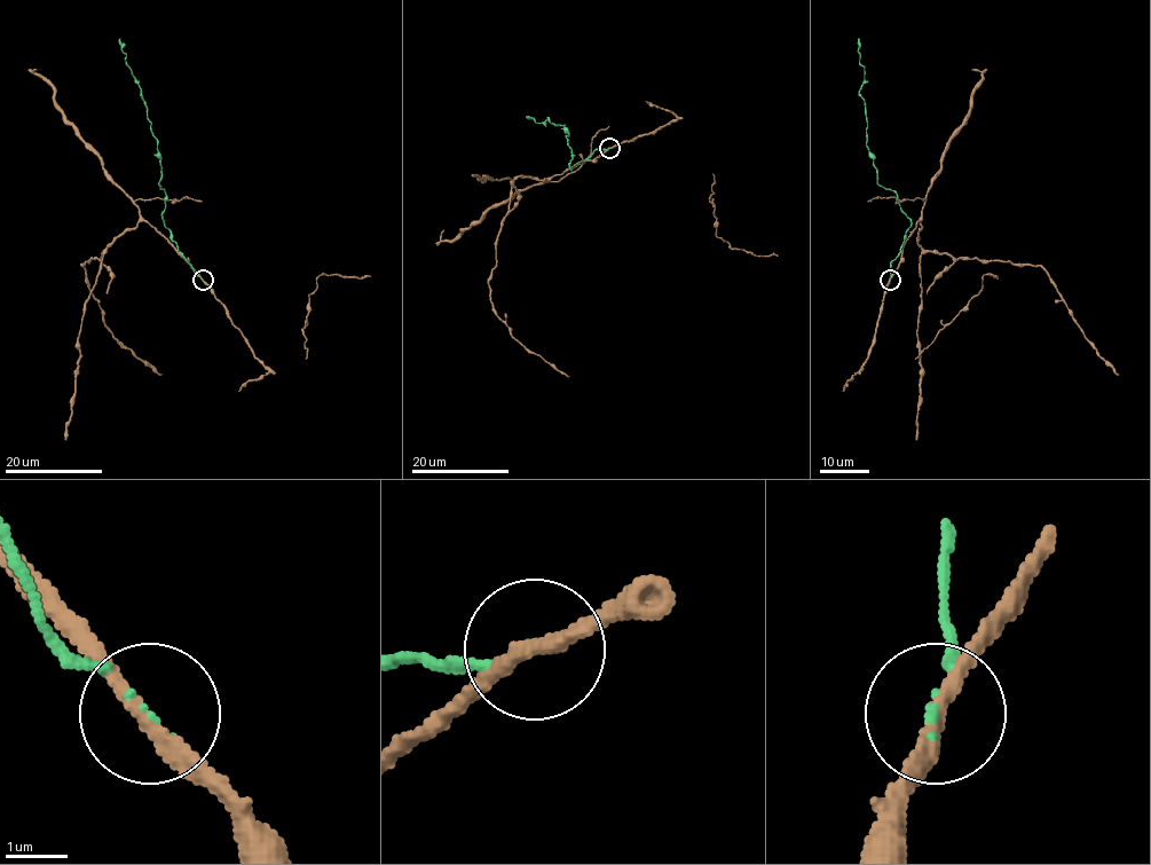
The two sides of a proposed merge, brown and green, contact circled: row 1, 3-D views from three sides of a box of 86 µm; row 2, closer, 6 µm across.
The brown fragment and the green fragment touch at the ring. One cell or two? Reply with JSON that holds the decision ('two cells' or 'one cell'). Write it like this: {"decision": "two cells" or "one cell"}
{"decision": "two cells"}

